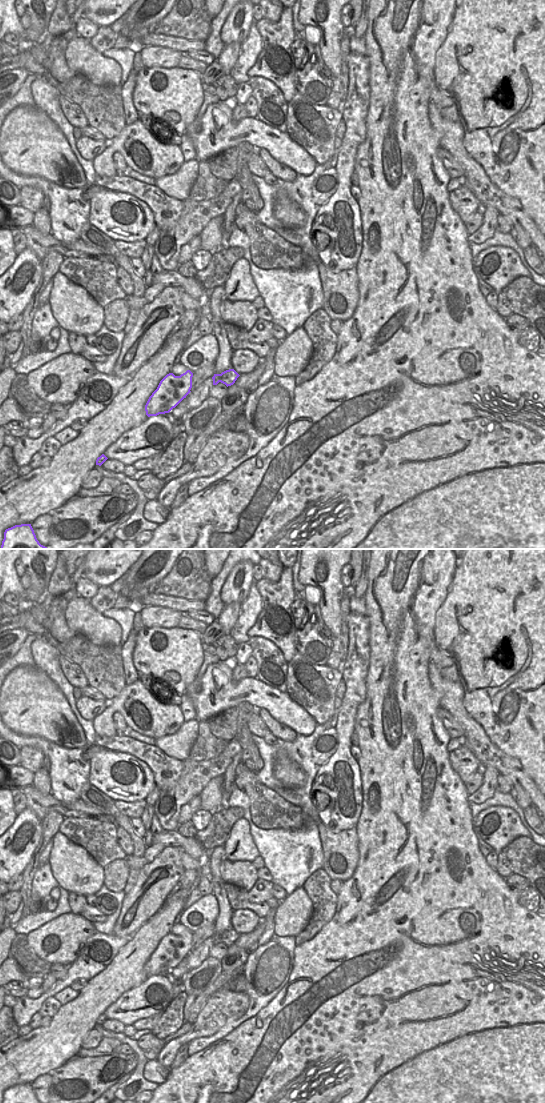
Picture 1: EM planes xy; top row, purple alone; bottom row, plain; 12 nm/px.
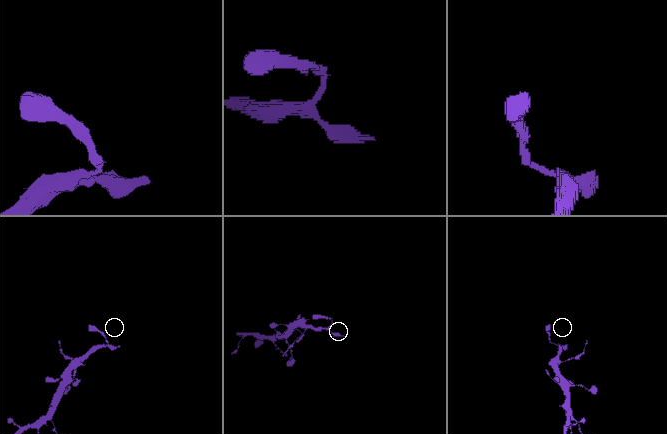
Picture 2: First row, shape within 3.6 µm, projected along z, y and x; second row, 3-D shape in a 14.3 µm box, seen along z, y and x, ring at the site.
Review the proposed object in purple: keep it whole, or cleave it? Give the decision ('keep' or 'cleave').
keep

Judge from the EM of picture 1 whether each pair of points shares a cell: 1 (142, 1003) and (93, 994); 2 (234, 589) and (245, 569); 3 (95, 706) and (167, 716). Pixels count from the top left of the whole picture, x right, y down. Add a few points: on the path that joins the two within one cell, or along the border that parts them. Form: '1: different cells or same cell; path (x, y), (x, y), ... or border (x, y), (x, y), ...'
1: different cells; border (138, 986), (125, 991), (103, 1013)
2: same cell; path (240, 587), (245, 575)
3: different cells; border (108, 701), (105, 708), (92, 721)

